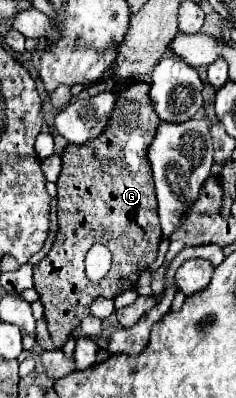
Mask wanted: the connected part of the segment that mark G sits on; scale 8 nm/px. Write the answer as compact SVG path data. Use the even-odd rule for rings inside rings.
M132 82L116 96L106 130L82 146L68 144L62 152L62 172L56 180L58 232L50 252L34 266L34 290L44 304L44 320L56 348L62 348L72 328L90 314L94 298L116 298L126 290L136 290L140 274L158 256L162 230L146 154L160 118L150 104L148 90L150 84ZM98 242L112 252L112 268L102 282L94 284L84 274L84 258Z

